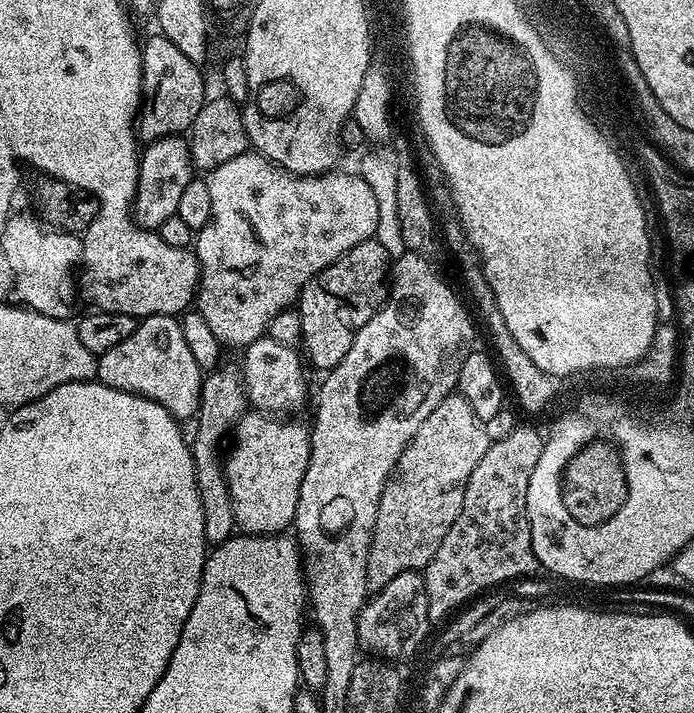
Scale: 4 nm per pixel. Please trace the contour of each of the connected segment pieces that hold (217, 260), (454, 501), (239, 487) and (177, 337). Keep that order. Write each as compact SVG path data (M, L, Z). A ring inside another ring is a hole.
M249 150L207 173L212 213L210 222L194 236L200 263L198 310L225 345L246 346L265 335L268 323L284 308L293 307L302 289L319 272L354 246L375 237L379 214L373 191L355 171L340 171L293 176L259 152Z
M453 394L438 402L438 406L430 410L430 418L426 418L422 426L418 426L418 434L414 434L414 438L406 446L384 488L382 502L378 502L378 518L374 522L370 554L366 562L369 589L379 590L404 571L422 570L432 561L438 546L442 546L442 538L446 538L450 526L454 526L462 510L470 474L474 474L474 466L482 462L482 454L486 454L488 449L490 439L484 423L485 421L476 417L474 410L470 410L470 402L466 402L464 396Z
M249 410L236 424L224 458L224 473L234 502L234 518L241 533L254 536L280 534L293 527L298 492L310 462L312 433L300 418L281 418Z
M145 316L123 342L106 350L96 361L95 379L114 390L133 392L158 402L181 422L191 421L200 409L205 373L194 362L176 316Z

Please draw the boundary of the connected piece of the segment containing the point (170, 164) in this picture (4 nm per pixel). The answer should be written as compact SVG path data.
M167 136L153 140L140 153L140 170L136 179L136 196L132 200L132 215L141 228L157 231L166 219L177 212L179 199L194 179L189 141L183 136Z

